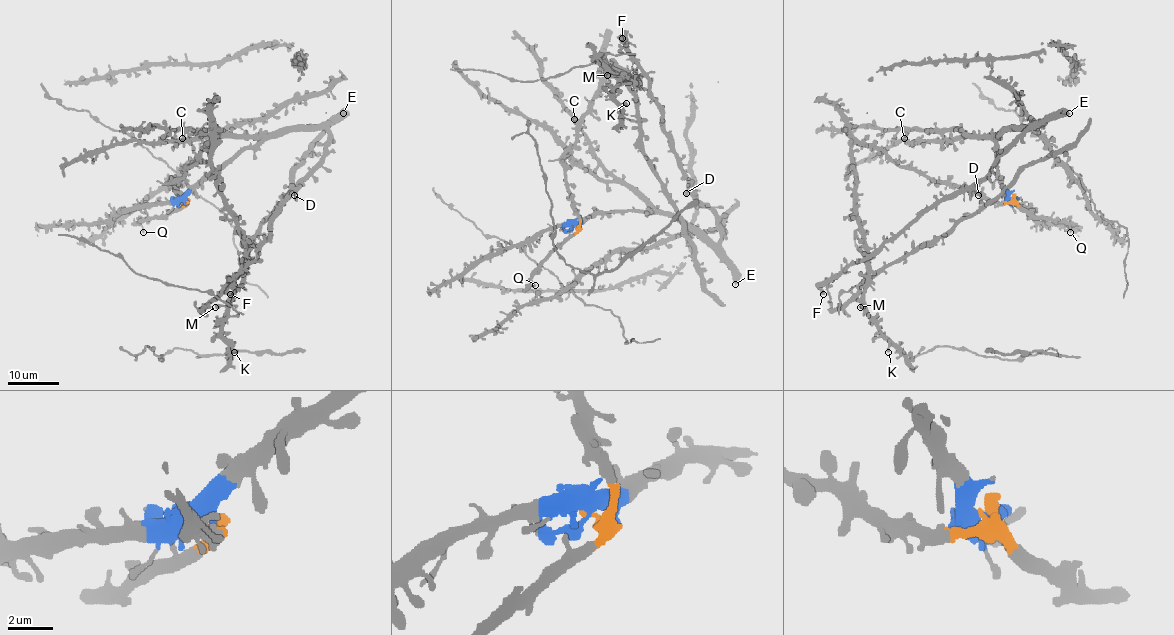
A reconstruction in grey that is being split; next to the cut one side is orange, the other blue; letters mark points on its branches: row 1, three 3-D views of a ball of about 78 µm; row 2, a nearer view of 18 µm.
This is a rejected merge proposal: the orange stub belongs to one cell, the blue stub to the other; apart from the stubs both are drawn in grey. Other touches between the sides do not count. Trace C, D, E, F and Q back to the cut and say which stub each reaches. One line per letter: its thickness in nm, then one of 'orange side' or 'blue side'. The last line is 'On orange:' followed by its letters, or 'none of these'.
C: 320 nm | blue side
D: 440 nm | blue side
E: 480 nm | blue side
F: 480 nm | blue side
Q: 190 nm | orange side
On orange: Q

